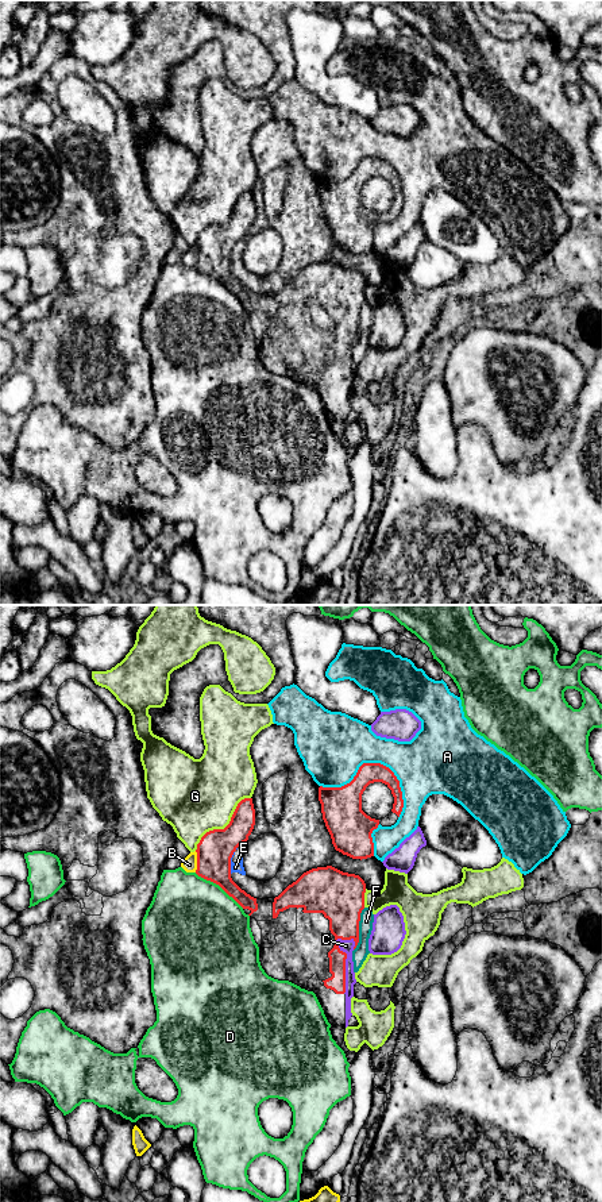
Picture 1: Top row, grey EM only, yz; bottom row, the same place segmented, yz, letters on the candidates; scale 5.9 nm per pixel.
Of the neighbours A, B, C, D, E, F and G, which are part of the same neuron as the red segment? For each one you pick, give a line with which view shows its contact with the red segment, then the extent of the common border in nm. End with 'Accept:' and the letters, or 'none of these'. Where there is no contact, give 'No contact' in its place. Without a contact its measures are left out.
C: Touches red in yz. Shared border 340 nm
Accept: C

